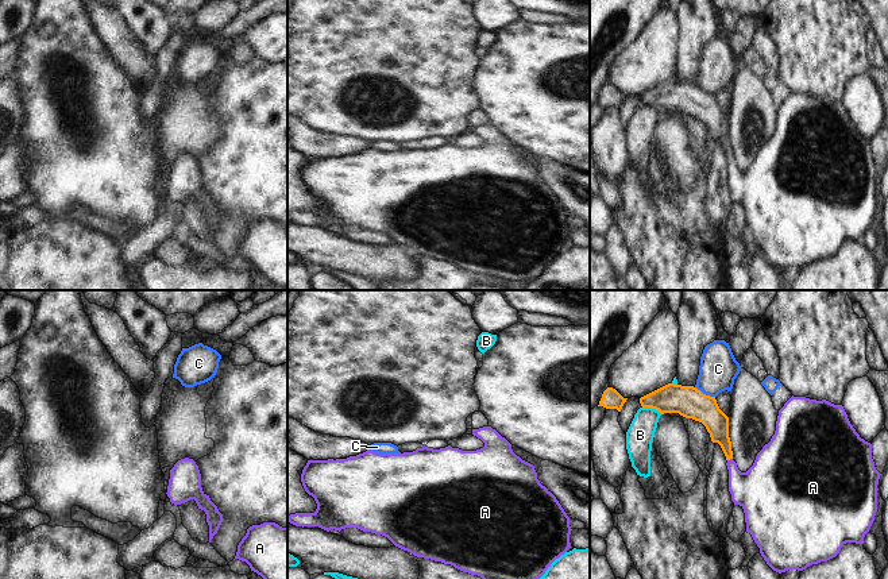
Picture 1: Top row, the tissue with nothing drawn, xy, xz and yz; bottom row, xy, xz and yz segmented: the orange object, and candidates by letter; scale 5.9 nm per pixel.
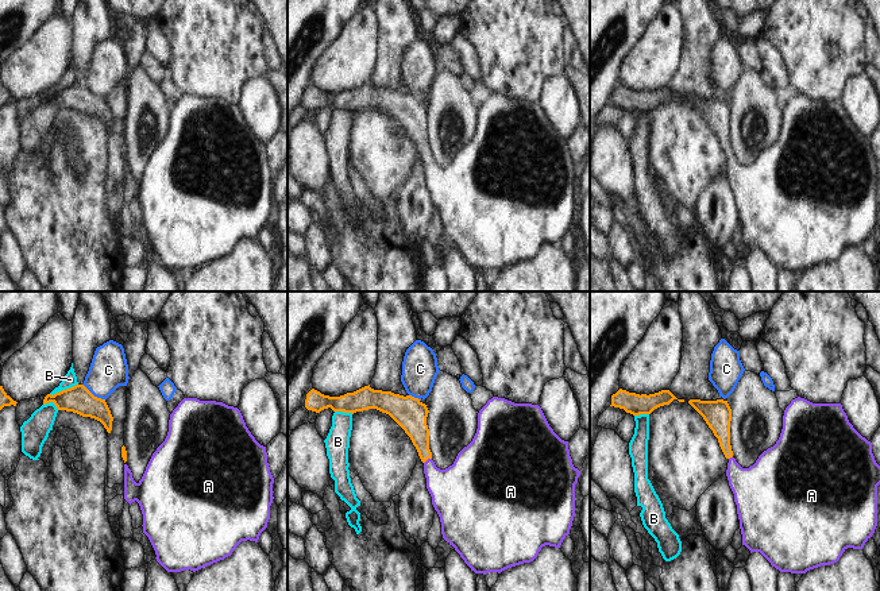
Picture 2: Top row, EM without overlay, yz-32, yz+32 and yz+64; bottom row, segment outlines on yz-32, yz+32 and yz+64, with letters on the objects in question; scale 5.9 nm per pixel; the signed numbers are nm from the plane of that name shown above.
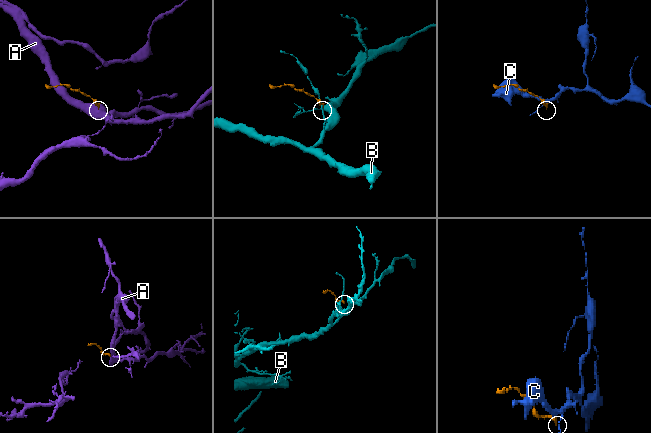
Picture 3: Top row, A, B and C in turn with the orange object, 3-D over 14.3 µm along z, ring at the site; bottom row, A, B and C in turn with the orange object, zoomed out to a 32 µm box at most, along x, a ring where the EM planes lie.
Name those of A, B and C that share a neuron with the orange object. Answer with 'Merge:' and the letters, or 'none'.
Merge: A

